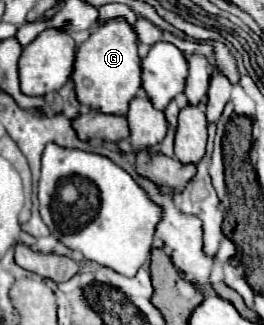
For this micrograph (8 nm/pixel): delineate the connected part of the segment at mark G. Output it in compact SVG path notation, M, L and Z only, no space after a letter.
M124 18L100 24L76 52L72 82L80 104L104 114L126 114L130 100L142 86L142 62L138 56L138 34Z

